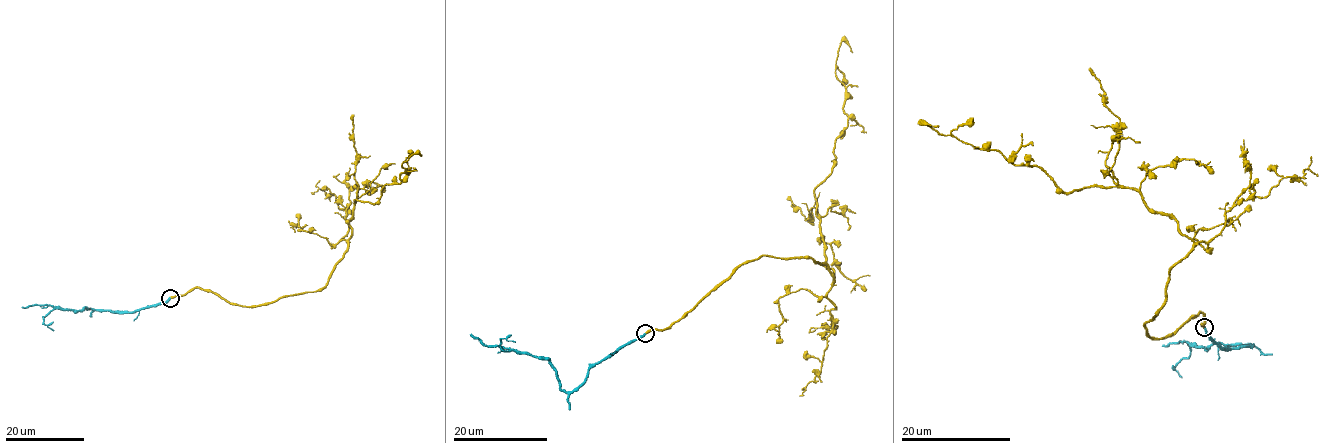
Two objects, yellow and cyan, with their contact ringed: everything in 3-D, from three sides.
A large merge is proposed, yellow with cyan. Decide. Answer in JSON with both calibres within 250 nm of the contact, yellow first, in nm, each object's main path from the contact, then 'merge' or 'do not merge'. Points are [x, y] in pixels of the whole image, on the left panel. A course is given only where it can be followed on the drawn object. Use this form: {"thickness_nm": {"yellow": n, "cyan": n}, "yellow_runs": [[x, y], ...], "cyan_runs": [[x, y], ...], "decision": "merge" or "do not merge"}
{"thickness_nm": {"yellow": 340, "cyan": 300}, "yellow_runs": [[170, 298], [201, 288], [259, 306], [320, 290], [348, 248], [354, 199], [373, 204], [422, 156]], "cyan_runs": [[170, 298], [130, 312], [57, 309], [51, 305], [21, 307]], "decision": "merge"}

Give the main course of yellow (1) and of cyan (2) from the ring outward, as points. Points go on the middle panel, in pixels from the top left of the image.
1: (645, 333), (762, 256), (811, 258), (833, 281), (813, 190), (847, 126), (843, 41), (853, 52)
2: (645, 333), (605, 356), (571, 391), (561, 388), (556, 368), (547, 358), (486, 346), (469, 335)

